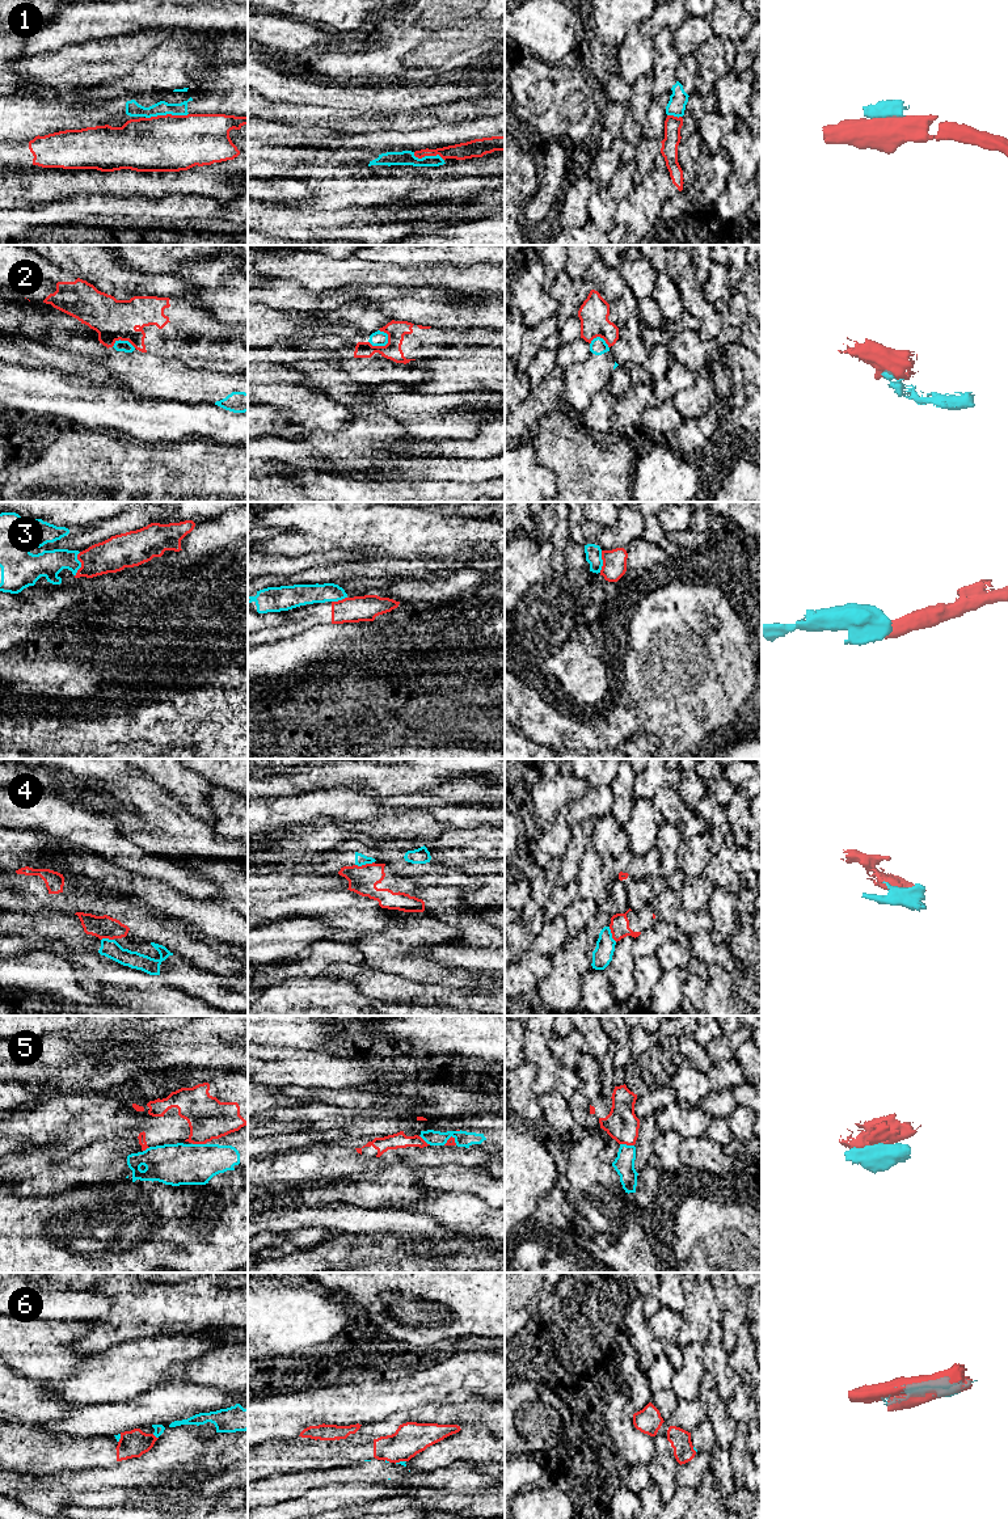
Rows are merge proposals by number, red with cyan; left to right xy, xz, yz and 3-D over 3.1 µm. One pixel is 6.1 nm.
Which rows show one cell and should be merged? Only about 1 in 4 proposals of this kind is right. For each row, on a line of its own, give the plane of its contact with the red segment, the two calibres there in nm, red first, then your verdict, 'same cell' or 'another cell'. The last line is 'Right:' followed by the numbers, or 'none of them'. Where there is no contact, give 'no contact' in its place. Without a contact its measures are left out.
1: contact in xy; calibres 360 and 90 nm; another cell
2: contact in xz; calibres 120 and 100 nm; another cell
3: contact in xy; calibres 200 and 170 nm; another cell
4: contact in xz; calibres 180 and 70 nm; another cell
5: contact in yz; calibres 200 and 130 nm; another cell
6: contact in xy; calibres 170 and 60 nm; another cell
Right: none of them

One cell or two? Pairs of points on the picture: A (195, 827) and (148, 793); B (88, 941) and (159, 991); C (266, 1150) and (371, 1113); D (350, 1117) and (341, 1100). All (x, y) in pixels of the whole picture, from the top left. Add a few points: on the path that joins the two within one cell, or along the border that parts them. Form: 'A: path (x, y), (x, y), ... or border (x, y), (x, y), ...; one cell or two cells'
A: path (184, 826), (159, 805); one cell
B: border (67, 945), (91, 946), (97, 952); two cells
C: border (299, 1129), (329, 1131); two cells
D: border (315, 1101), (357, 1108); two cells

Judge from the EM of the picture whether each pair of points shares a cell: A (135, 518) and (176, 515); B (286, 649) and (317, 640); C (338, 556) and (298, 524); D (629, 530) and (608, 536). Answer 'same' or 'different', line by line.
A: different
B: same
C: different
D: same

